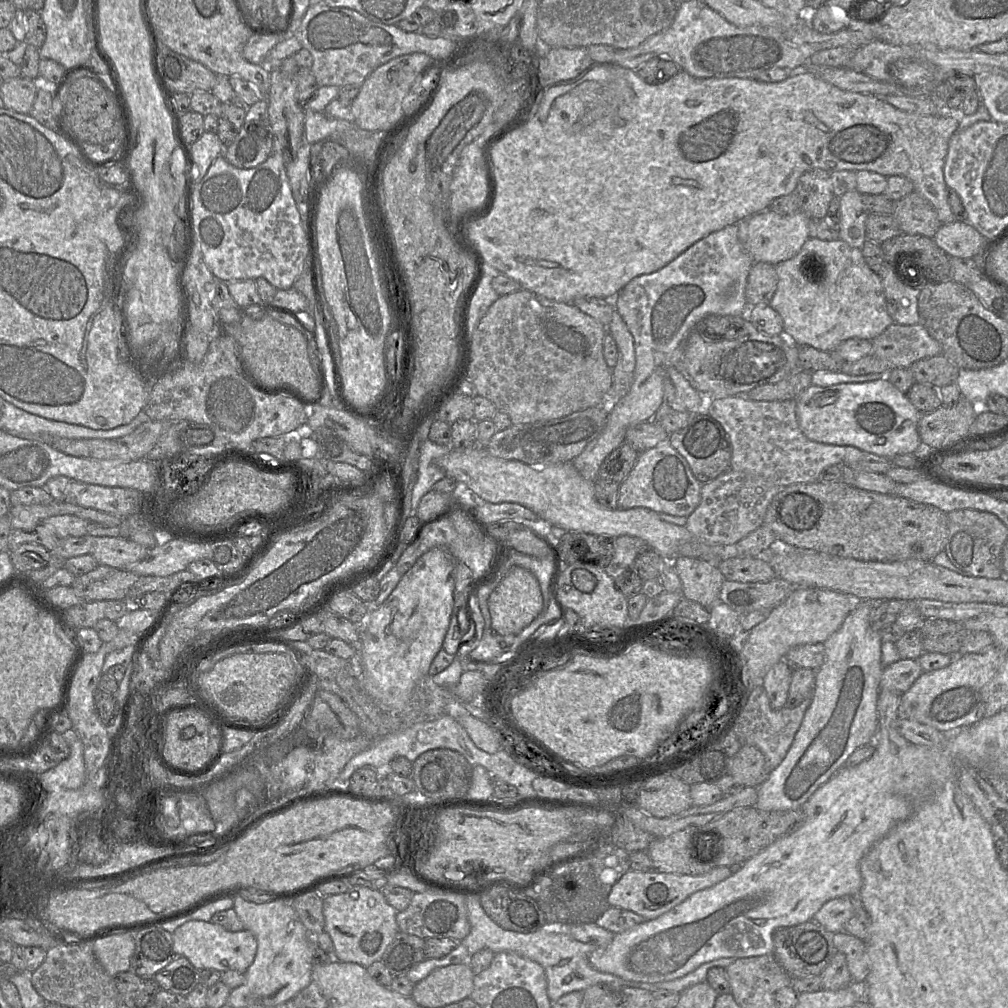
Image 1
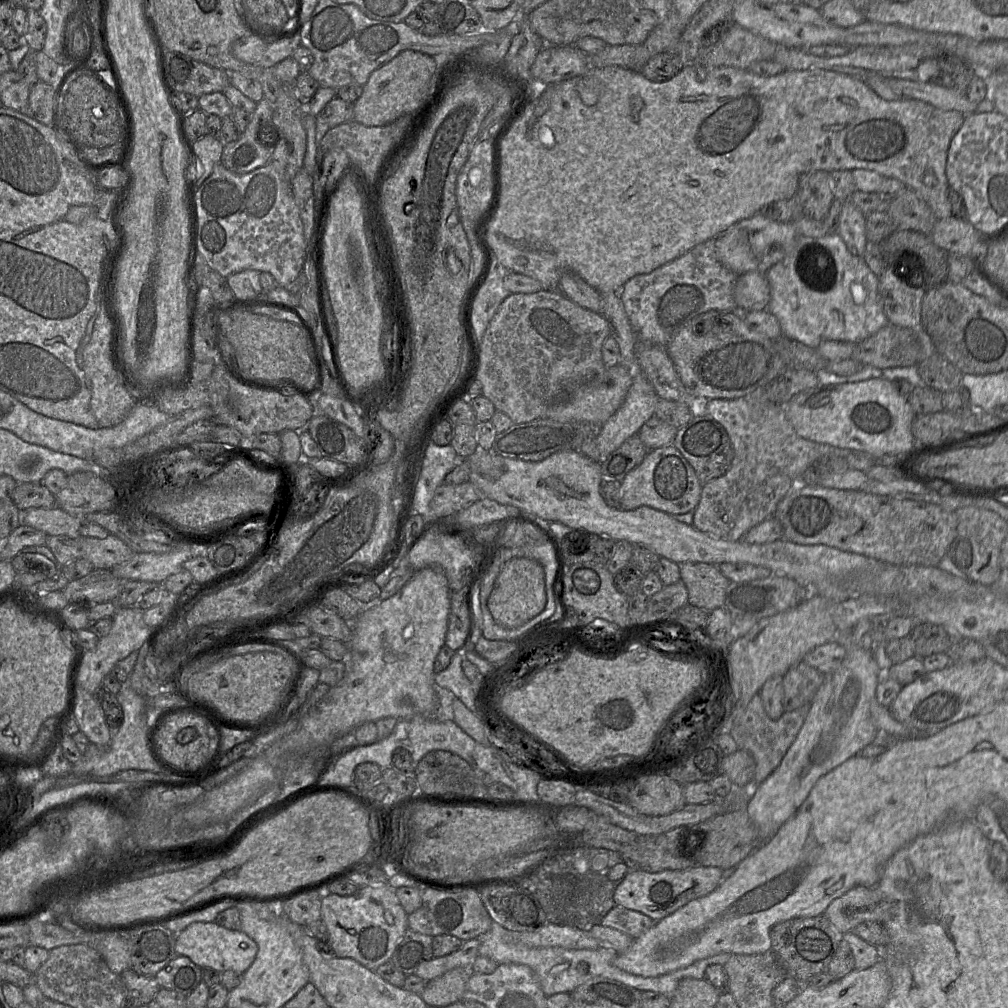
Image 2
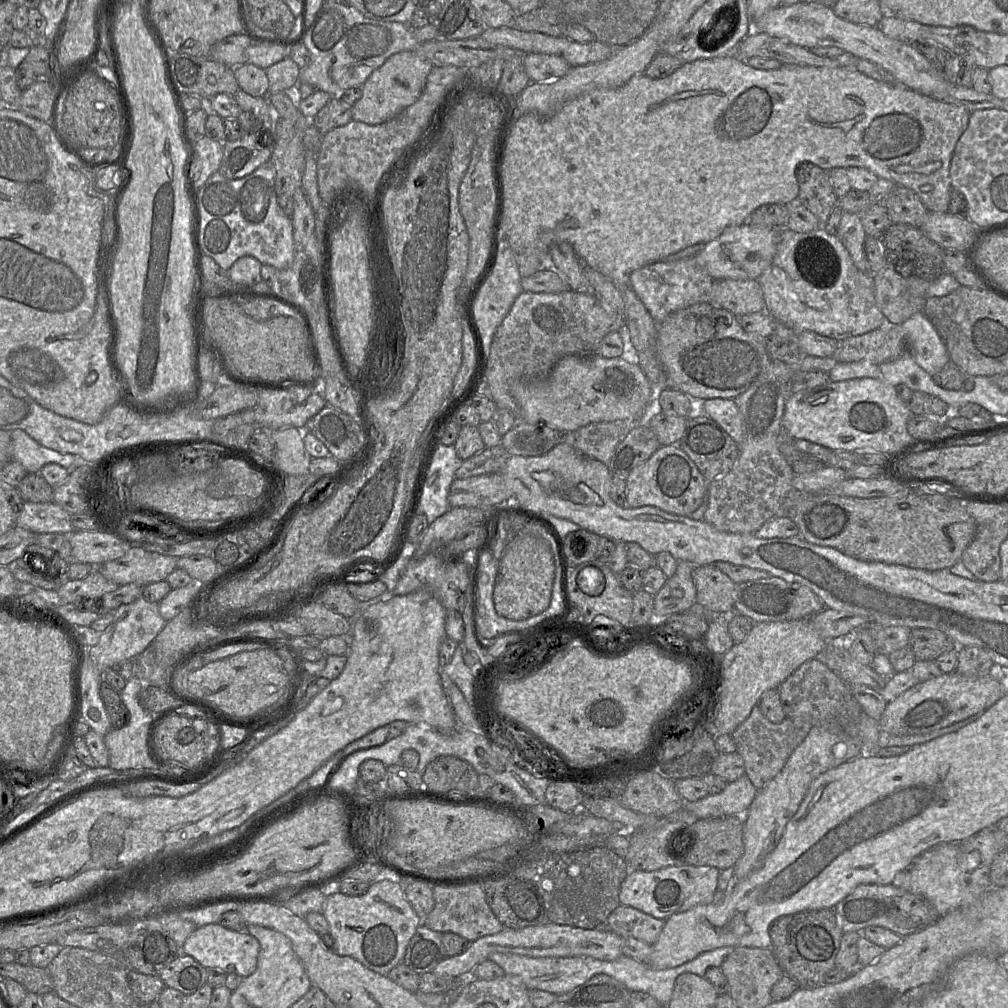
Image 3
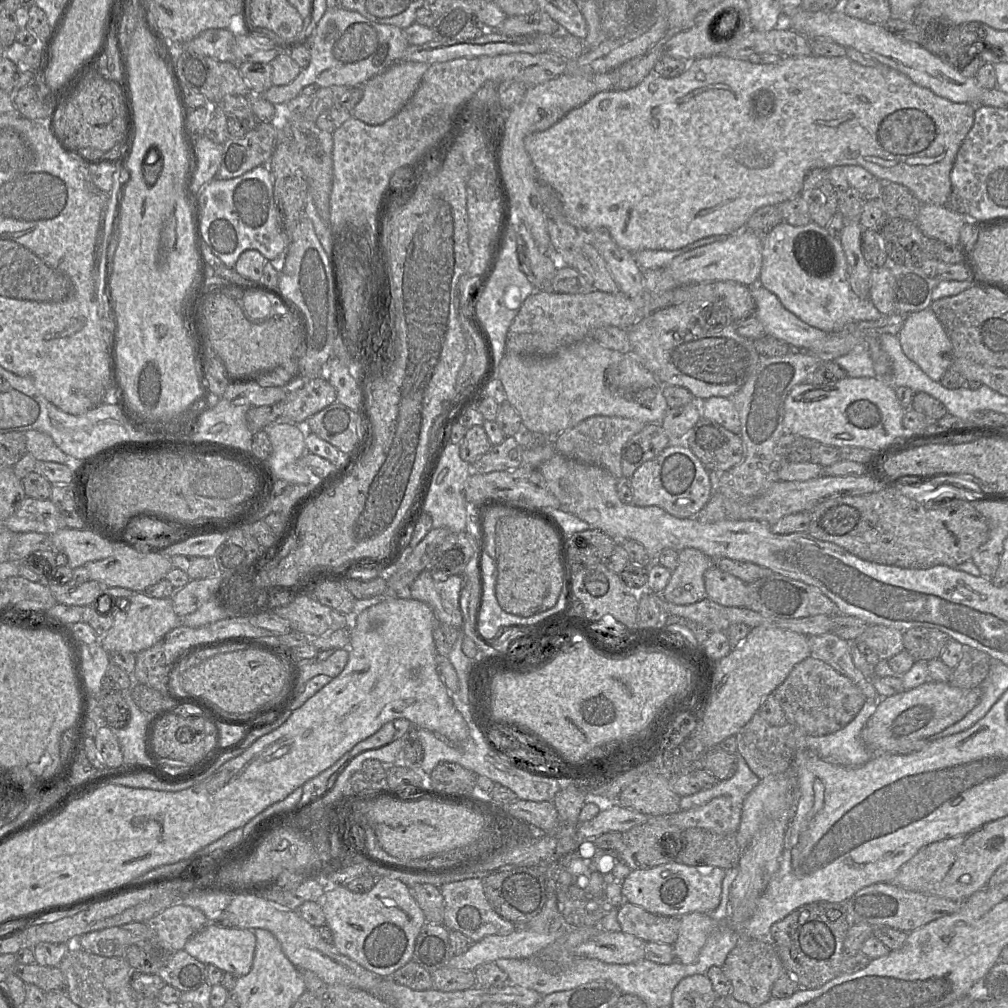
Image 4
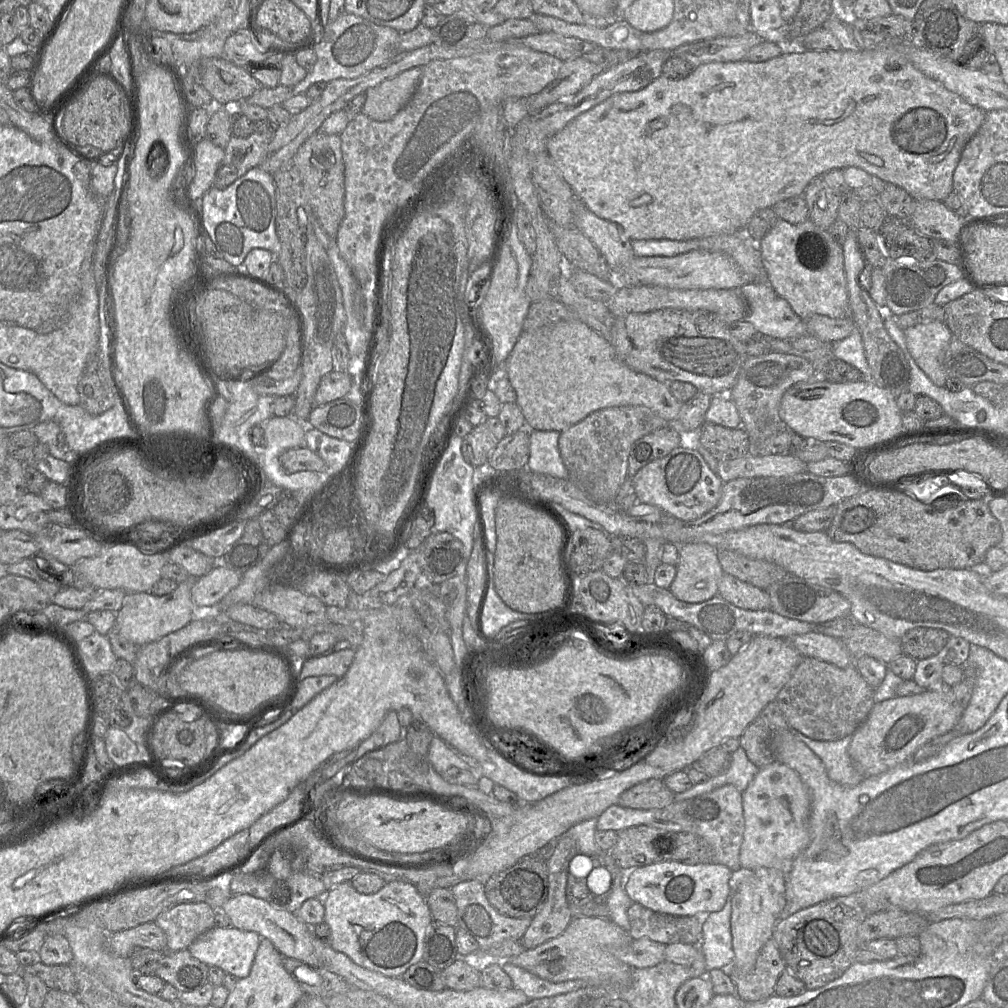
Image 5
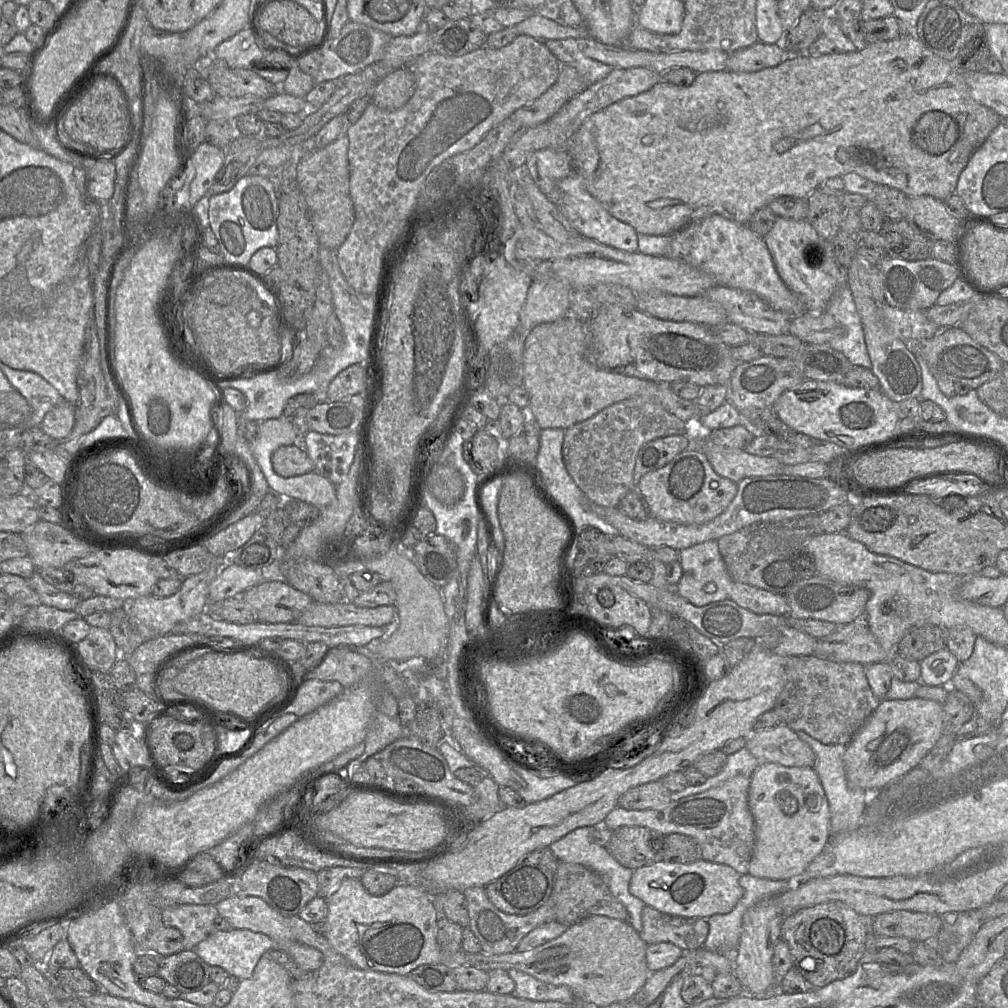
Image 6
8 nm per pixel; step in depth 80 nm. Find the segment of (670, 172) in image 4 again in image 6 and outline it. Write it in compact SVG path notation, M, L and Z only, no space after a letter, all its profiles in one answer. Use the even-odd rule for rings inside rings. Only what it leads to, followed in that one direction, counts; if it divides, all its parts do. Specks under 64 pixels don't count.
M906 34L905 36L889 41L882 41L868 44L864 49L854 52L838 52L825 54L821 56L810 56L807 54L787 55L778 65L765 68L756 72L732 72L710 71L702 72L696 75L696 78L689 86L676 86L663 80L656 83L649 90L642 92L636 96L623 98L618 100L602 110L592 114L582 125L574 132L570 138L566 150L572 161L572 171L575 171L583 180L588 192L598 200L601 205L616 219L631 226L637 234L645 234L652 236L668 236L682 229L686 225L700 220L712 214L719 214L729 220L739 224L747 224L750 217L760 208L769 205L771 201L780 197L797 197L806 199L815 189L819 188L825 180L835 176L843 176L847 173L856 173L865 177L875 184L886 185L903 192L907 197L931 196L939 200L944 200L951 194L956 193L956 186L961 172L967 166L973 153L986 141L991 132L998 126L1002 117L994 110L986 107L976 100L970 94L969 88L965 81L965 73L959 70L954 63L947 61L931 52L916 36Z

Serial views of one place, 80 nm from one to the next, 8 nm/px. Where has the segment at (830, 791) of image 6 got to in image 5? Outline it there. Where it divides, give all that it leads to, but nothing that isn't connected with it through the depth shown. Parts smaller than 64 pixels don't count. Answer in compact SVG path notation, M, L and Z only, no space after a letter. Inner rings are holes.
M791 729L791 732L822 760L827 775L832 781L855 786L865 778L854 766L848 753L853 735L835 741L818 741L795 729Z

